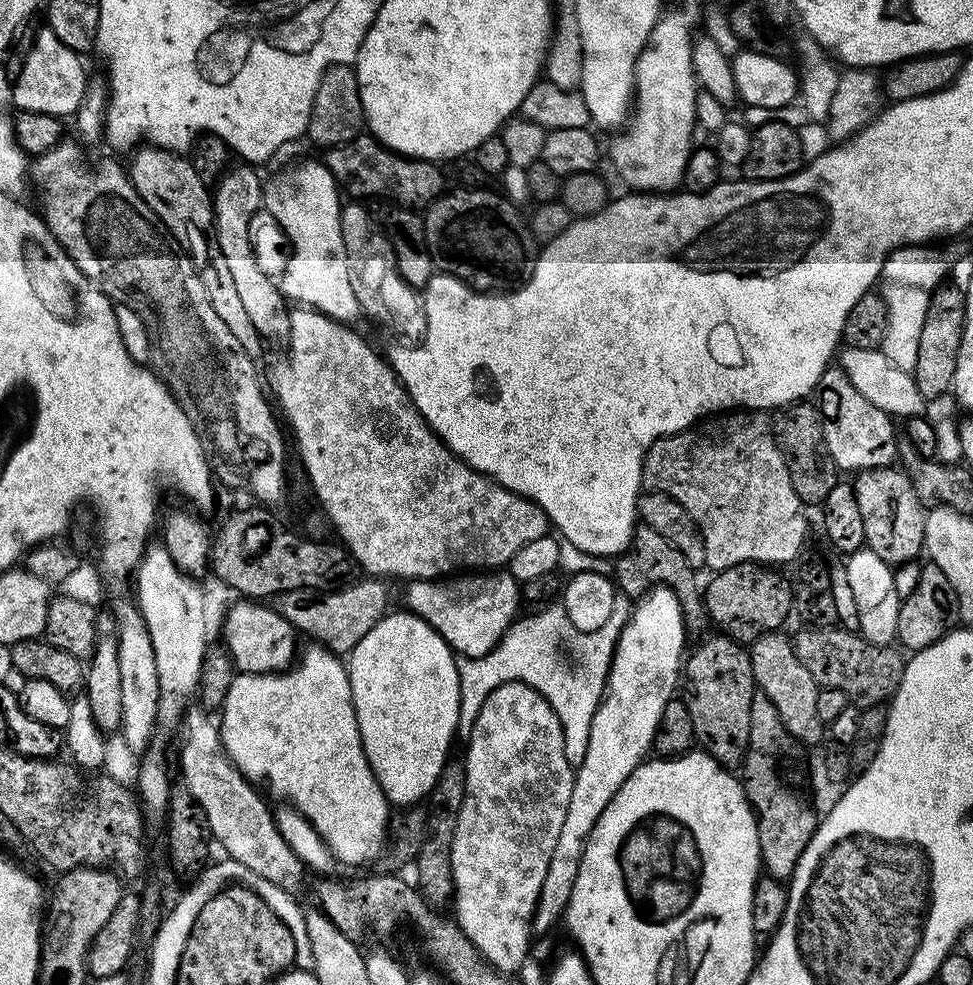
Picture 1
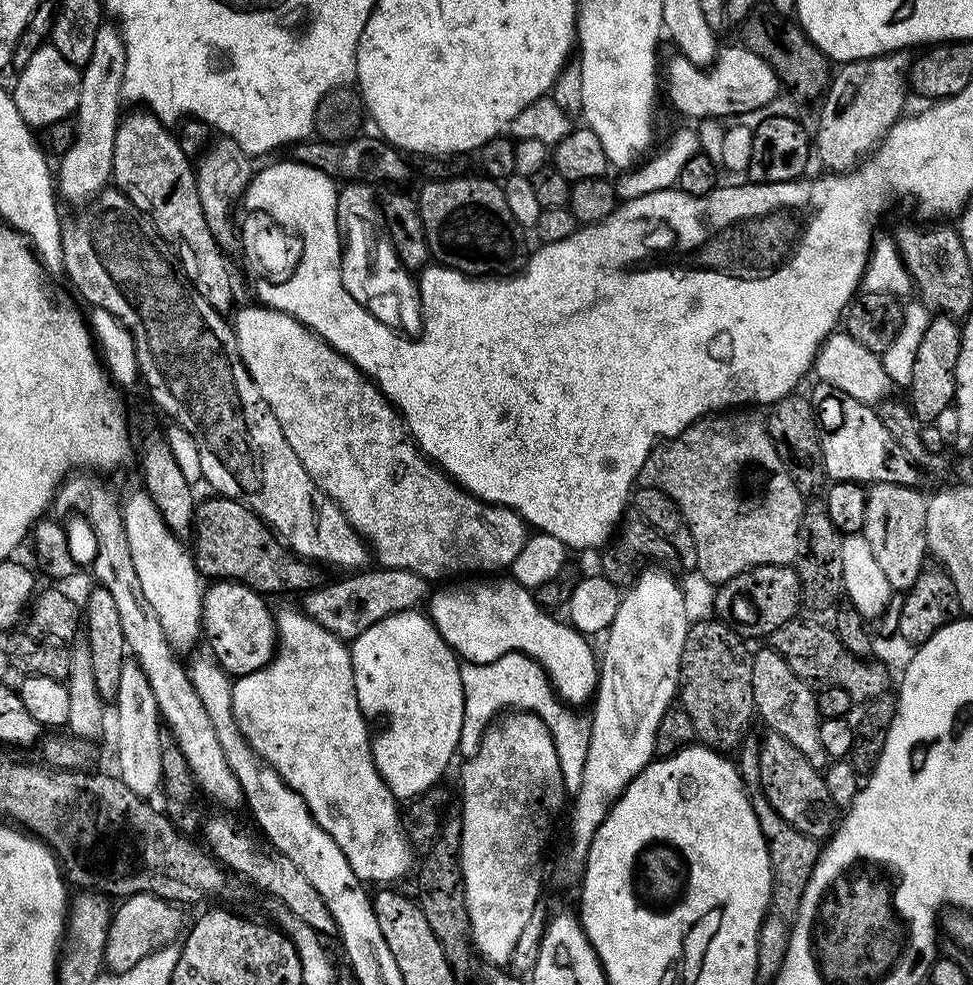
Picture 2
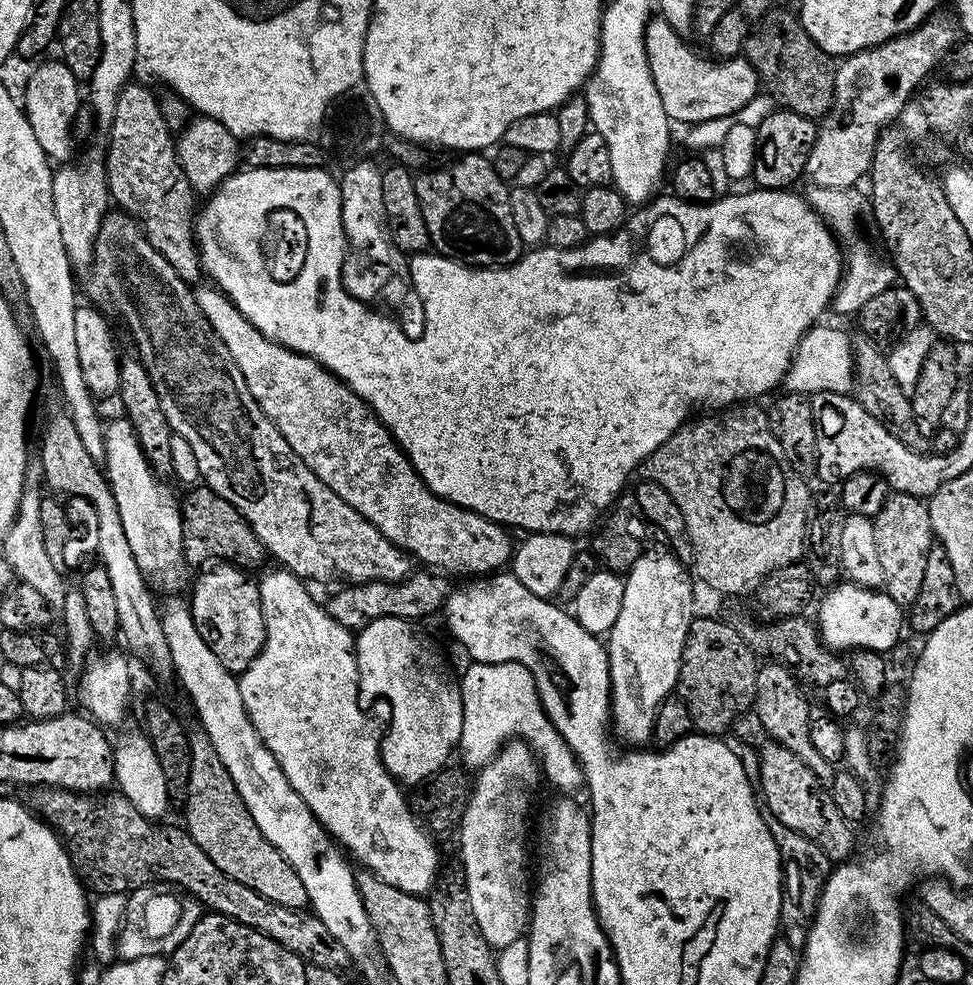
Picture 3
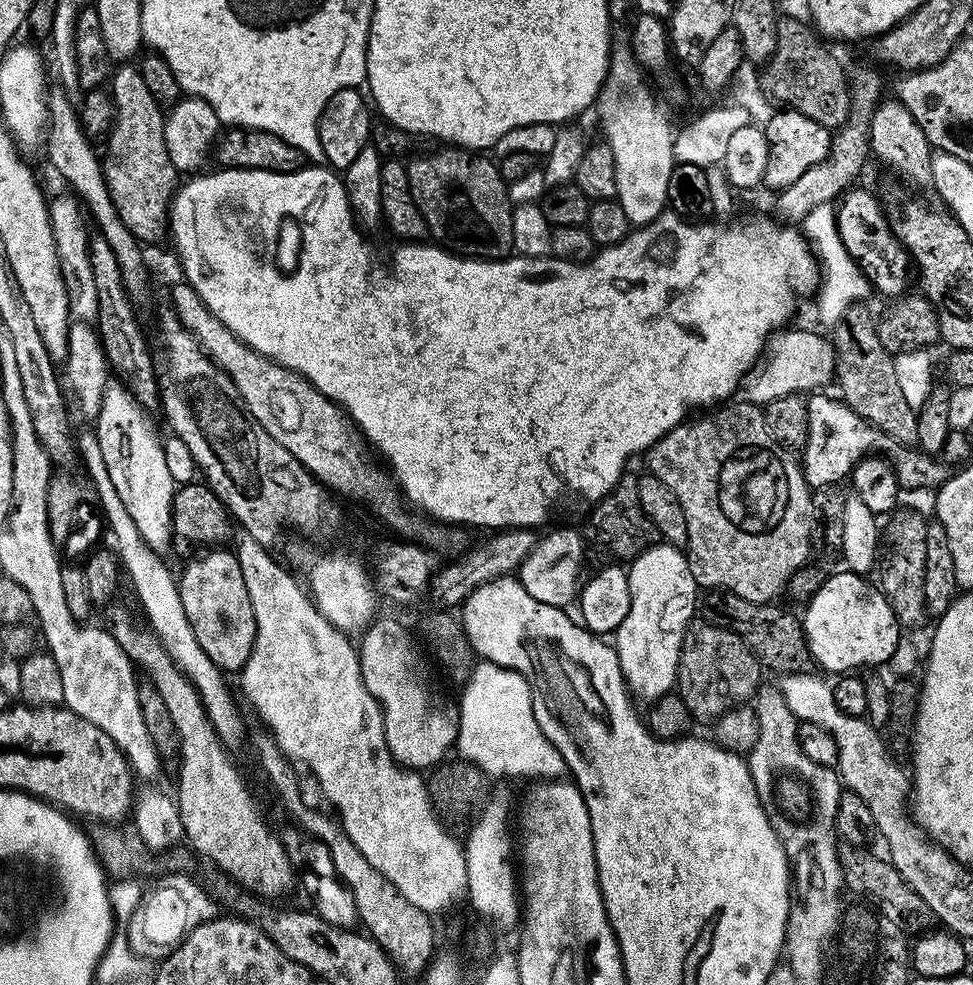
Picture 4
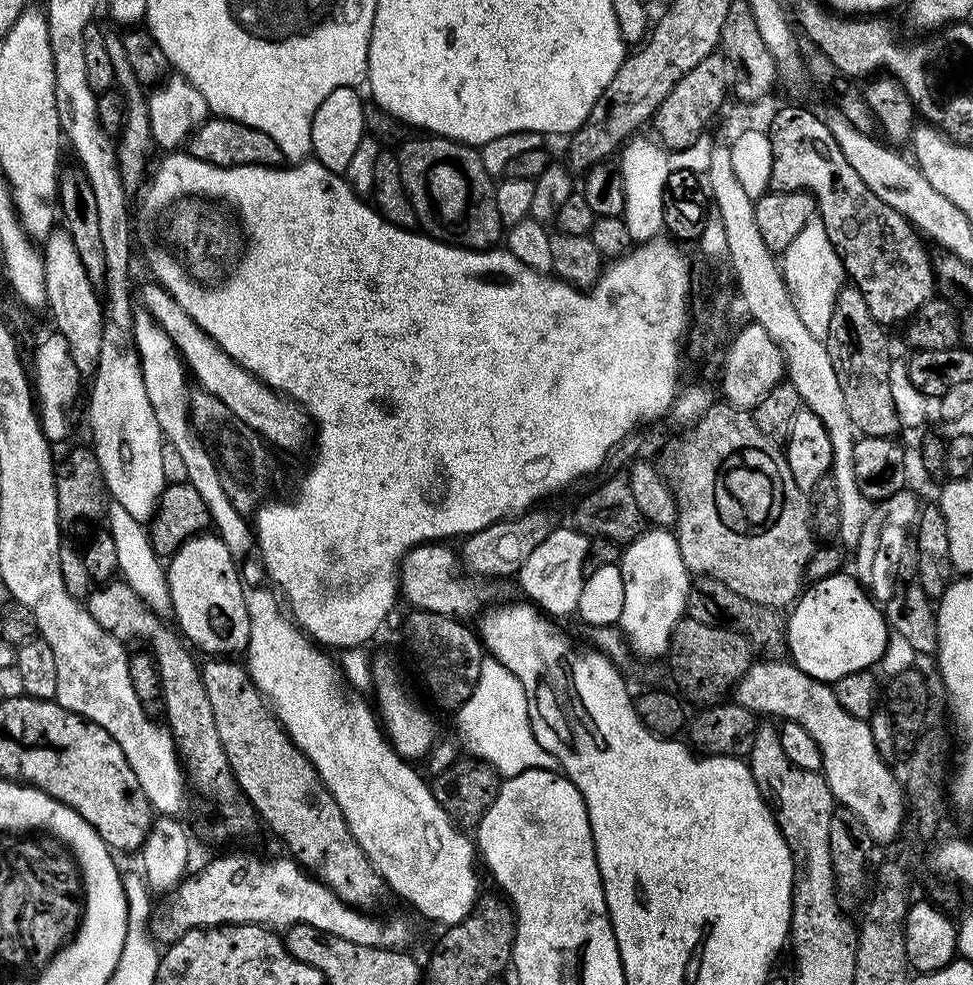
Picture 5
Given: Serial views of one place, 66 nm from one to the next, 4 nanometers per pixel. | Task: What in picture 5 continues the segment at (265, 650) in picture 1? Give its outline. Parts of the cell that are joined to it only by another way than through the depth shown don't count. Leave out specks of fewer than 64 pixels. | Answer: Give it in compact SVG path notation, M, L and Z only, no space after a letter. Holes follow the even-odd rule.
M215 534L191 536L191 538L187 540L185 544L181 544L180 547L172 553L166 564L166 571L168 574L168 589L170 590L170 598L172 599L171 615L173 617L176 616L177 621L175 620L175 623L178 625L180 635L184 637L185 641L187 641L187 643L191 645L193 649L199 650L199 648L201 648L202 651L208 652L204 654L211 654L216 658L235 657L237 654L243 653L245 649L247 649L248 643L250 642L250 614L246 610L246 598L244 597L246 584L245 581L240 581L240 572L236 568L239 568L237 561L232 559L232 555L226 546L226 542L222 542L220 537Z

